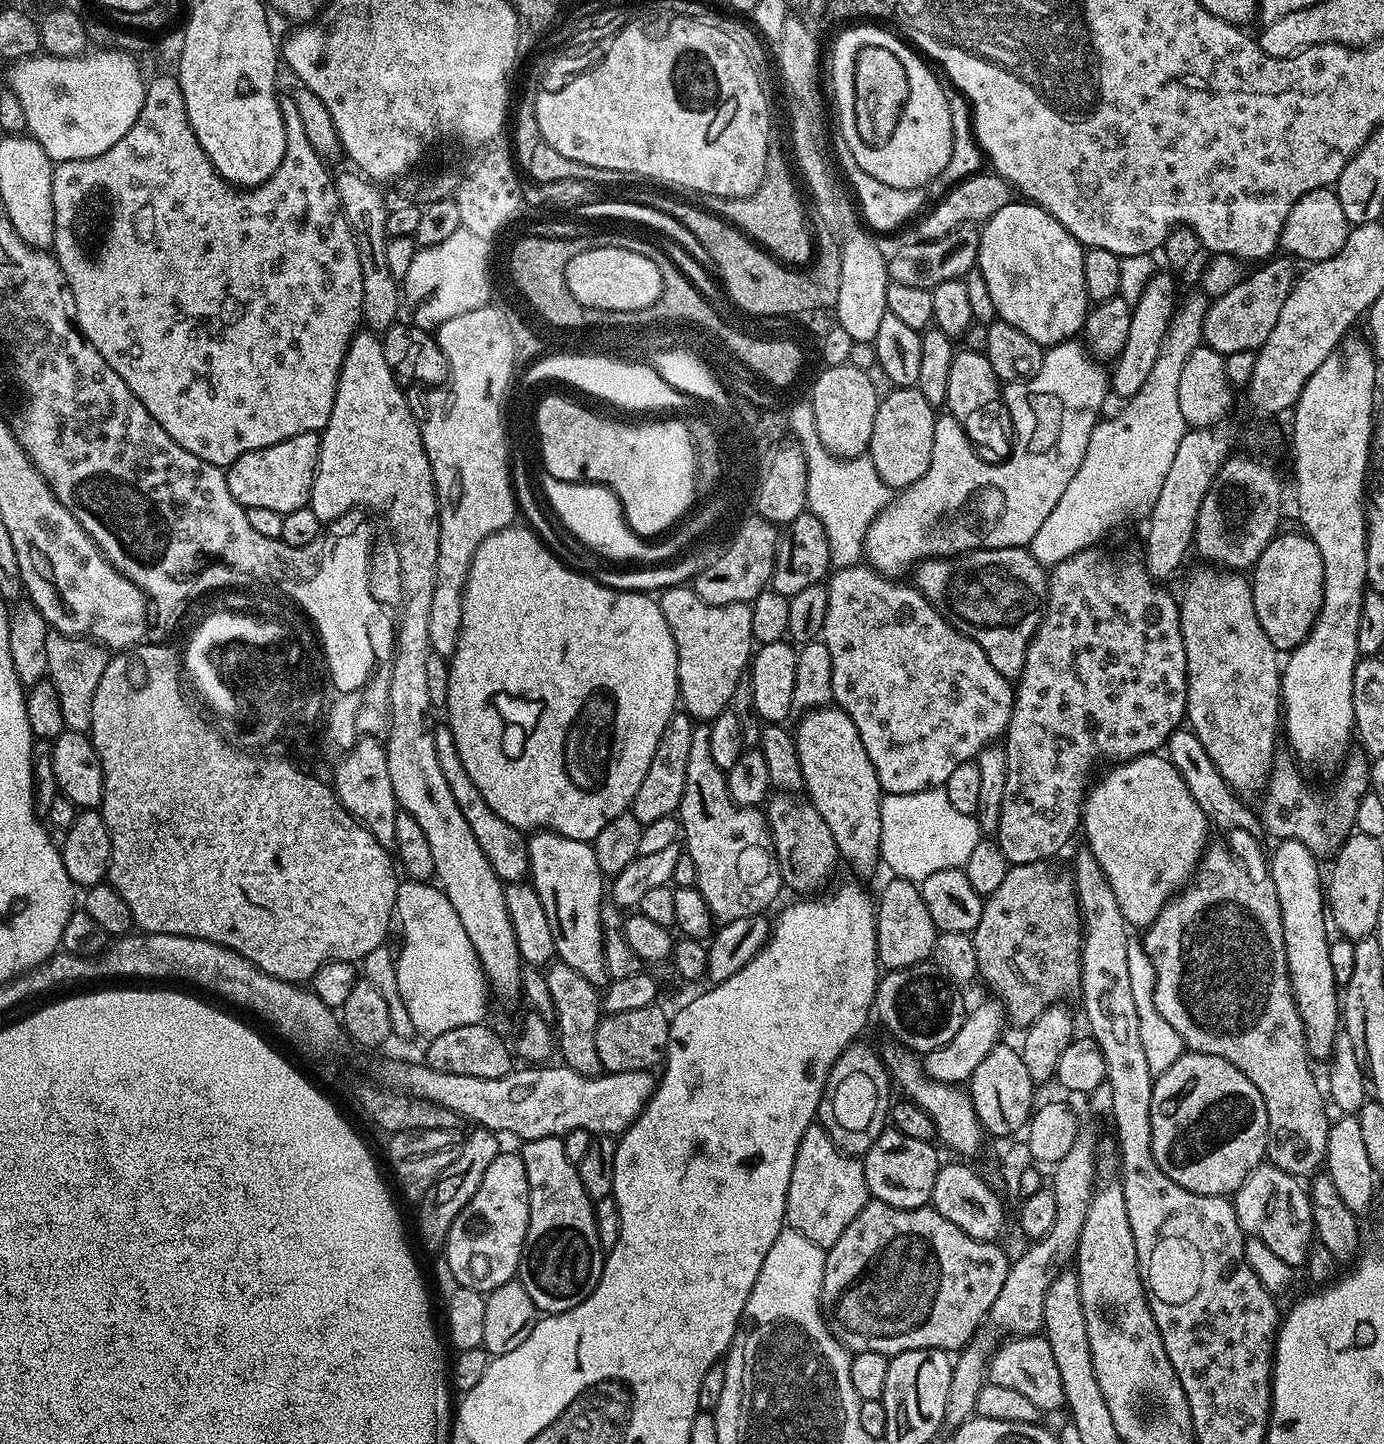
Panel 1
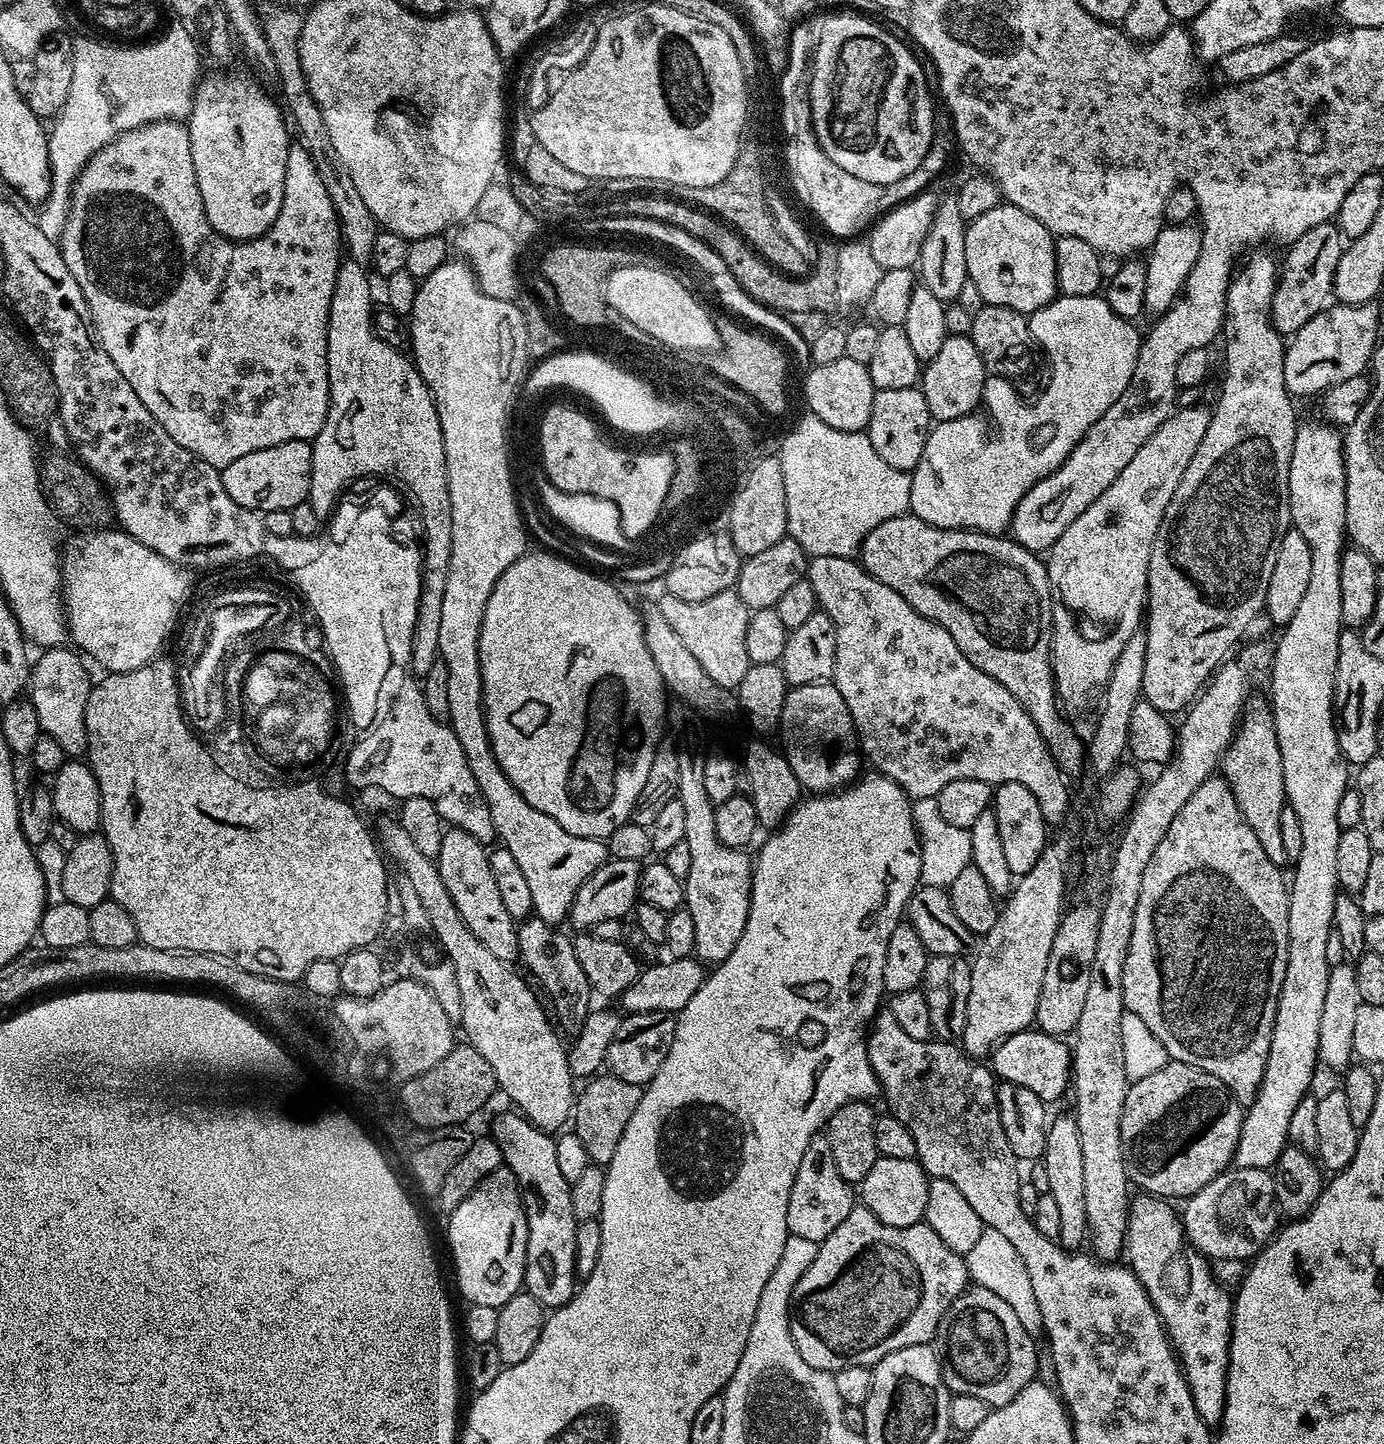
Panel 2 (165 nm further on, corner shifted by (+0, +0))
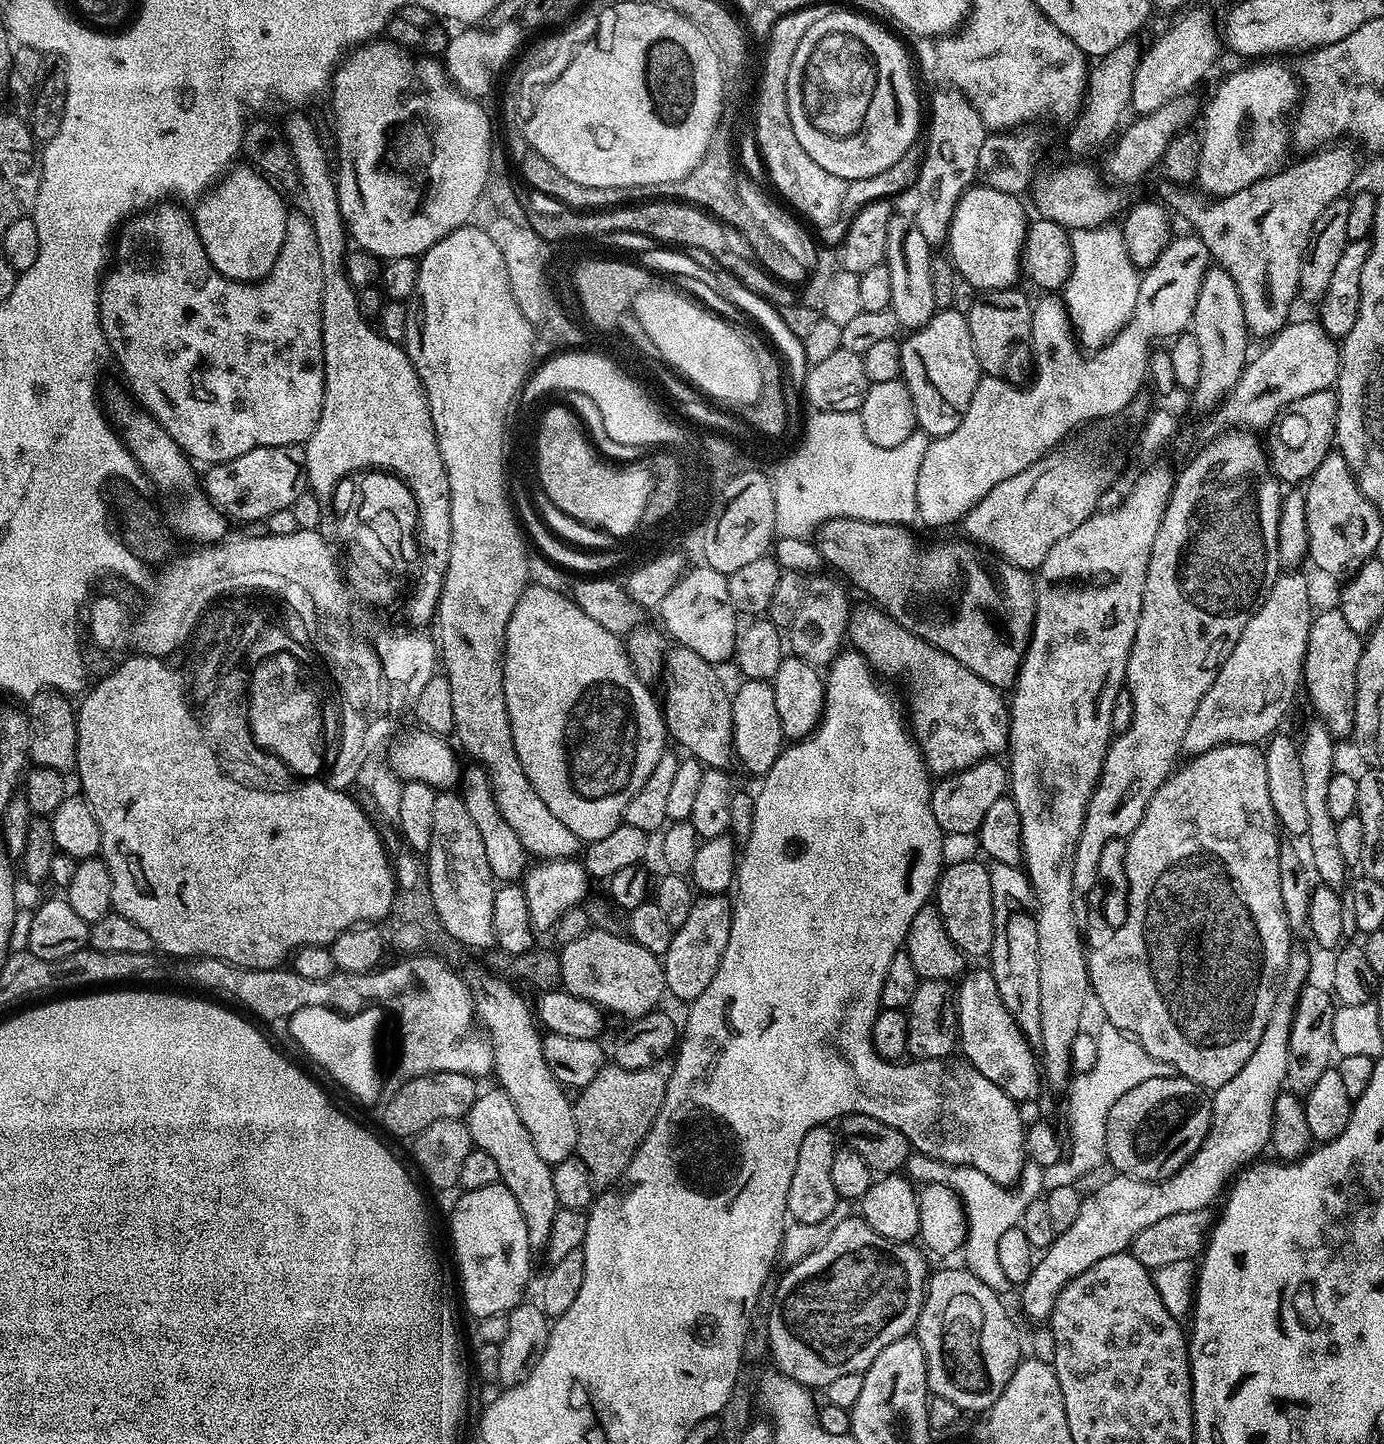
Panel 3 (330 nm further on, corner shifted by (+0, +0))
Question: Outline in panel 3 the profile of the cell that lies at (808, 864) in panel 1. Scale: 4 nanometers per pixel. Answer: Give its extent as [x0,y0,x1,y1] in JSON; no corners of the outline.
[662,646,734,769]

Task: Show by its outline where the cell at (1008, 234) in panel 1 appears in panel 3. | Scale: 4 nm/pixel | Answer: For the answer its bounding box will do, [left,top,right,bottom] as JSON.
[946,182,1030,290]

